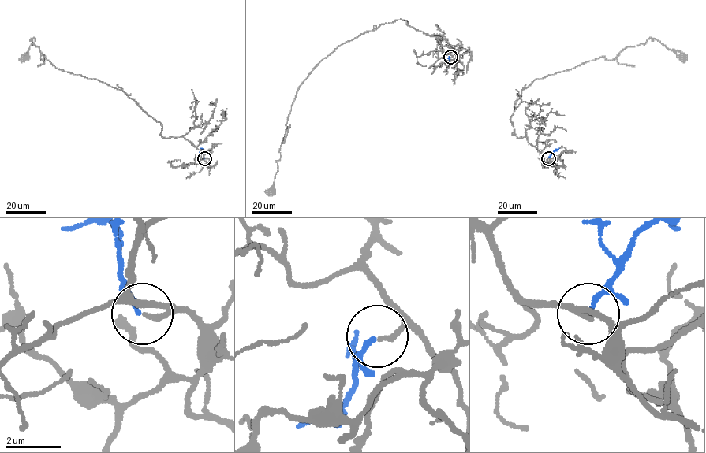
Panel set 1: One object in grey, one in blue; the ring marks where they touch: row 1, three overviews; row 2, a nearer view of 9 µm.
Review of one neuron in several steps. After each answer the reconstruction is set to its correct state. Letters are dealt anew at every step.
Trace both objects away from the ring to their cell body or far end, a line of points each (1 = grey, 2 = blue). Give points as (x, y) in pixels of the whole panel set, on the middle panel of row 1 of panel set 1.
1: (450, 57), (450, 49), (435, 37), (401, 20), (382, 24), (341, 44), (319, 62), (296, 93), (271, 191)
2: (450, 57), (446, 68)

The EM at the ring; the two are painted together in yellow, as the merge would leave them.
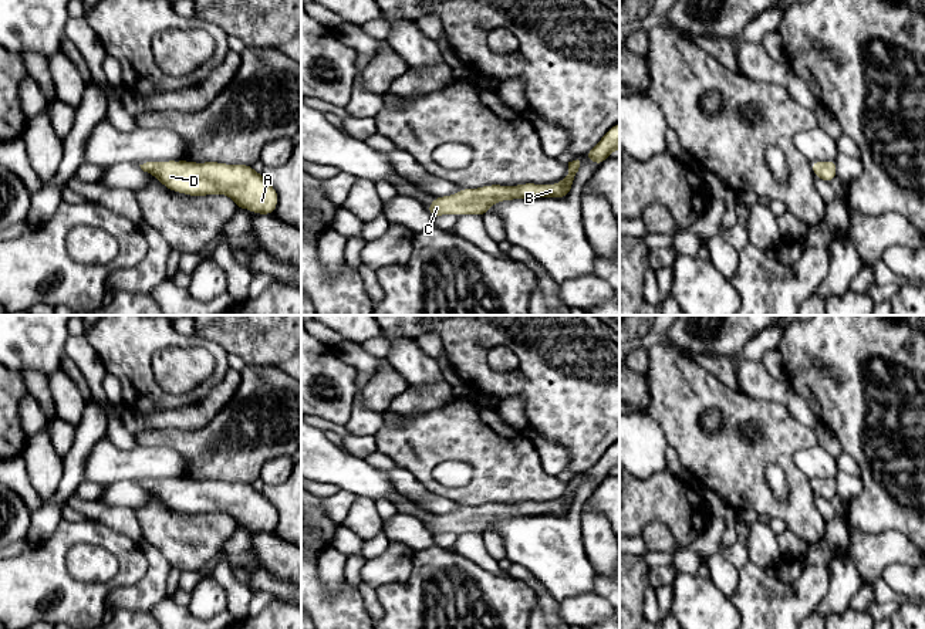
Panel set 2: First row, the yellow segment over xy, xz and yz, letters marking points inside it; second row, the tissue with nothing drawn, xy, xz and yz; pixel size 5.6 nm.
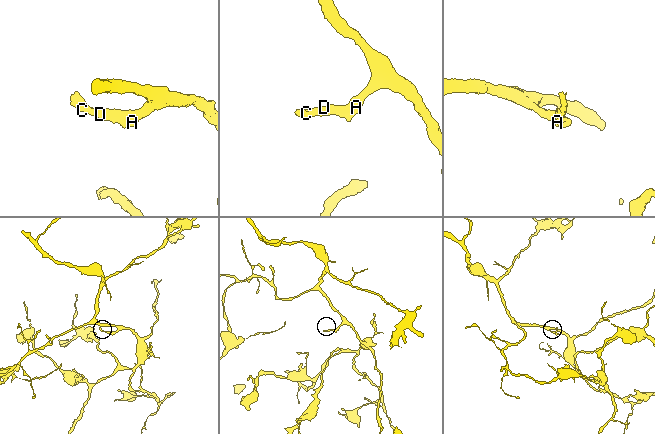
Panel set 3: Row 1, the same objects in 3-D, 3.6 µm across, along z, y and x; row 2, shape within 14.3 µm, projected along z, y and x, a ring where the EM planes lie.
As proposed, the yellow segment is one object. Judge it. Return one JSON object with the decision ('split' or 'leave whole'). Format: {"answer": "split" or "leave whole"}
{"answer": "leave whole"}

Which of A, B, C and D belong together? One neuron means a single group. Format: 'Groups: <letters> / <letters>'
Groups: A B C D

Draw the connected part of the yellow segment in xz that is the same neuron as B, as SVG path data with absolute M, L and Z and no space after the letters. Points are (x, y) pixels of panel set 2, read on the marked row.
M580 160L568 162L568 175L554 185L521 183L517 186L489 185L477 189L459 189L456 195L433 197L433 202L425 207L435 219L442 214L479 214L489 213L496 202L554 197L563 199L570 195L580 168Z

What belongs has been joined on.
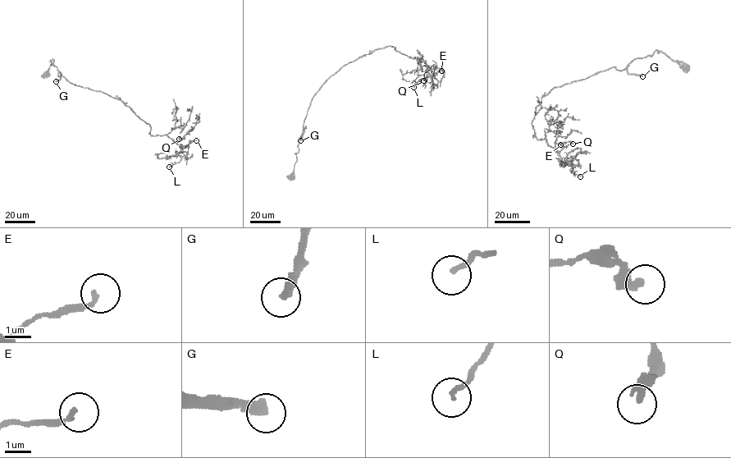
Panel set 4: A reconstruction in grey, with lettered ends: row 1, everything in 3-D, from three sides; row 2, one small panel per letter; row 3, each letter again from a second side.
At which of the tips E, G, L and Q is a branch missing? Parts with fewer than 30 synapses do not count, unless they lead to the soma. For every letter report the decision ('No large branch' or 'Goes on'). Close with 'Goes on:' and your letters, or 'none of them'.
E: No large branch
G: Goes on
L: No large branch
Q: No large branch
Goes on: G

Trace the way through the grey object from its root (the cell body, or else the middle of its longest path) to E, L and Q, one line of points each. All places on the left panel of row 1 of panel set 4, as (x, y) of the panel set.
E: (47, 74), (52, 59), (59, 76), (121, 100), (149, 125), (152, 135), (166, 135), (183, 146), (196, 140)
L: (47, 74), (52, 59), (59, 76), (121, 100), (152, 135), (181, 145), (186, 155), (169, 167)
Q: (47, 74), (52, 59), (59, 76), (121, 100), (149, 125), (152, 135), (166, 135), (176, 143), (179, 139)

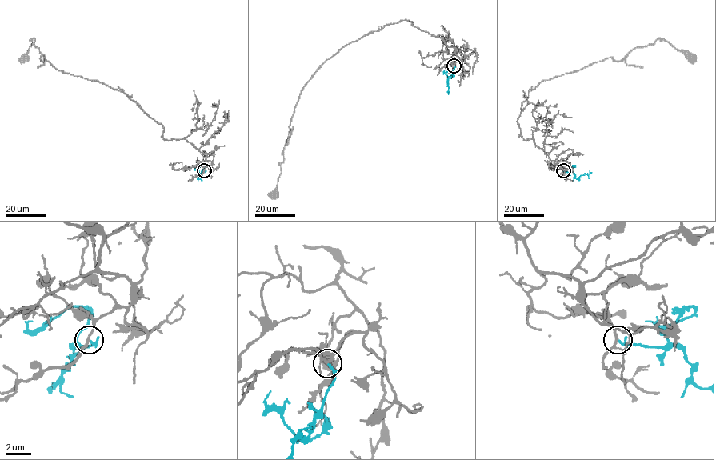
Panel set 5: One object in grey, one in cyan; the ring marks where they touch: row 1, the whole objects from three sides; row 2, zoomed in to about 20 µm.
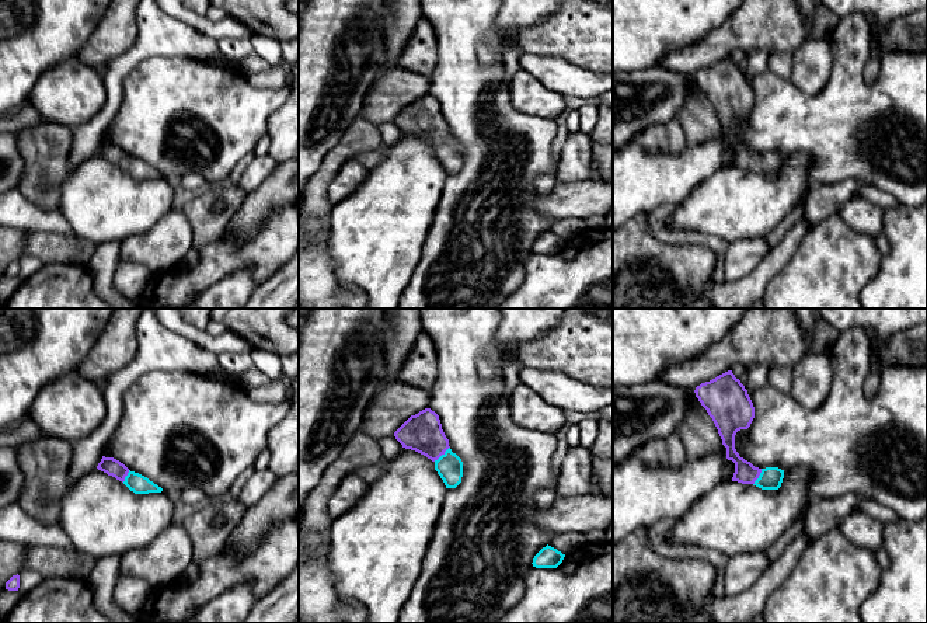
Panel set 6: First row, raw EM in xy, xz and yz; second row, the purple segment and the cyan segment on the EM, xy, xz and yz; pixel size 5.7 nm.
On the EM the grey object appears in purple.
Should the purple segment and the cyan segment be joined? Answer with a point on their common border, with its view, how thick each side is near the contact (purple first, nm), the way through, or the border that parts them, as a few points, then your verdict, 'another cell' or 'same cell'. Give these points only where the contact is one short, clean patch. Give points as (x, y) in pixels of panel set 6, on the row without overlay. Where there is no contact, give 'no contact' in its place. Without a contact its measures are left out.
meets purple in xz at (441, 141); 220 nm thick on the purple side, 160 nm on the other; runs through xz (422, 118), (441, 141), (449, 152); same cell

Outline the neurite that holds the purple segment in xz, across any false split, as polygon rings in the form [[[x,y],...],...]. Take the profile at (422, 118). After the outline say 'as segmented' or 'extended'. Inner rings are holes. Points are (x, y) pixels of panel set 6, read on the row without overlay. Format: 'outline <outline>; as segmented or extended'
outline [[[425,94],[411,101],[394,118],[394,122],[402,133],[431,145],[446,174],[456,174],[461,168],[463,147],[452,138],[439,101],[435,97]]]; extended

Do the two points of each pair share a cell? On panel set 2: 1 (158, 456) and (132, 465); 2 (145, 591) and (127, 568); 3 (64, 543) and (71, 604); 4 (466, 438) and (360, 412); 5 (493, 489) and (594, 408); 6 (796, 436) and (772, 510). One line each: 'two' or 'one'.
1: one
2: two
3: one
4: two
5: two
6: one

